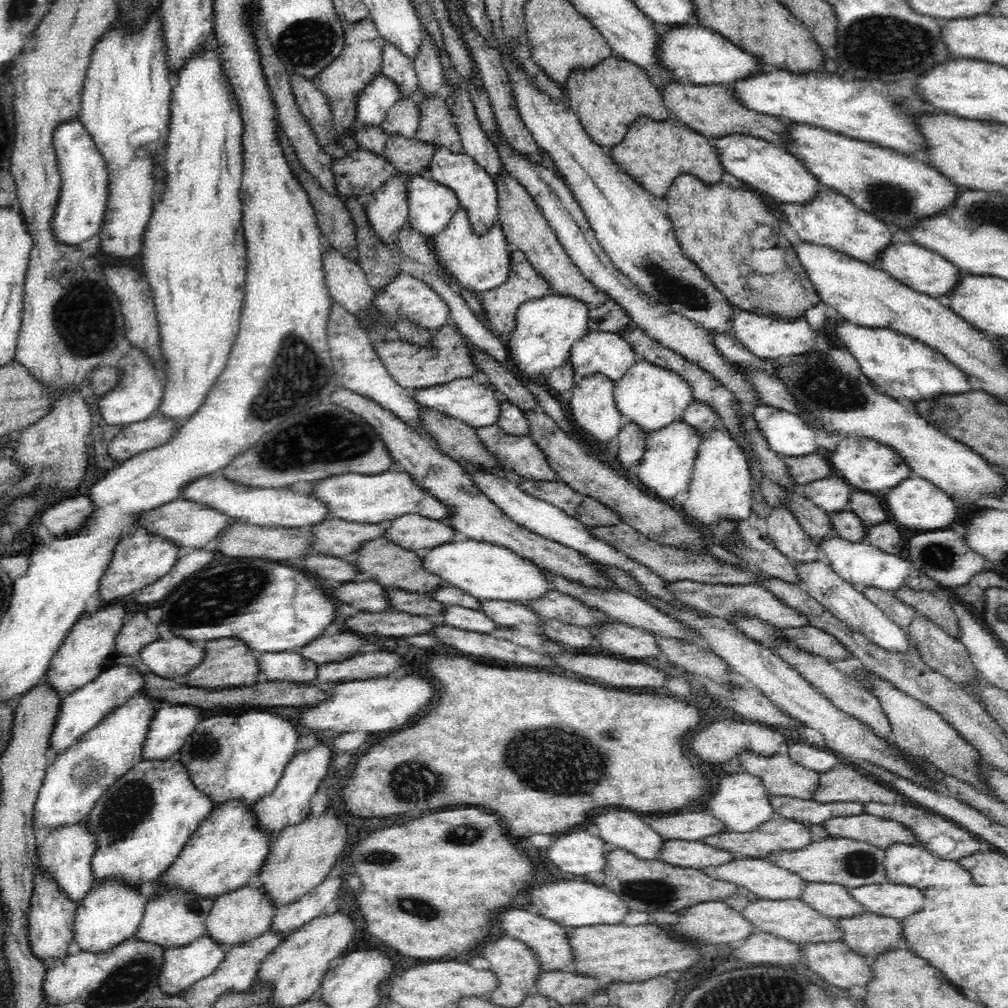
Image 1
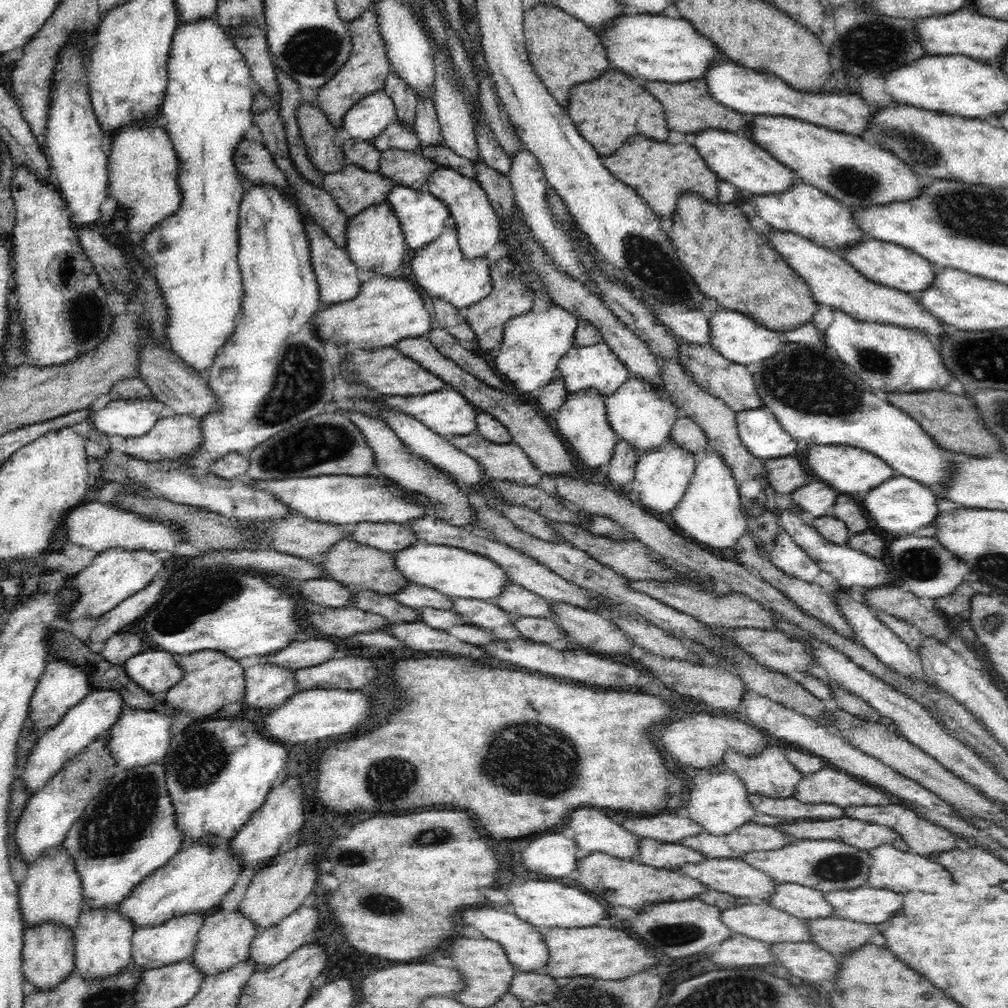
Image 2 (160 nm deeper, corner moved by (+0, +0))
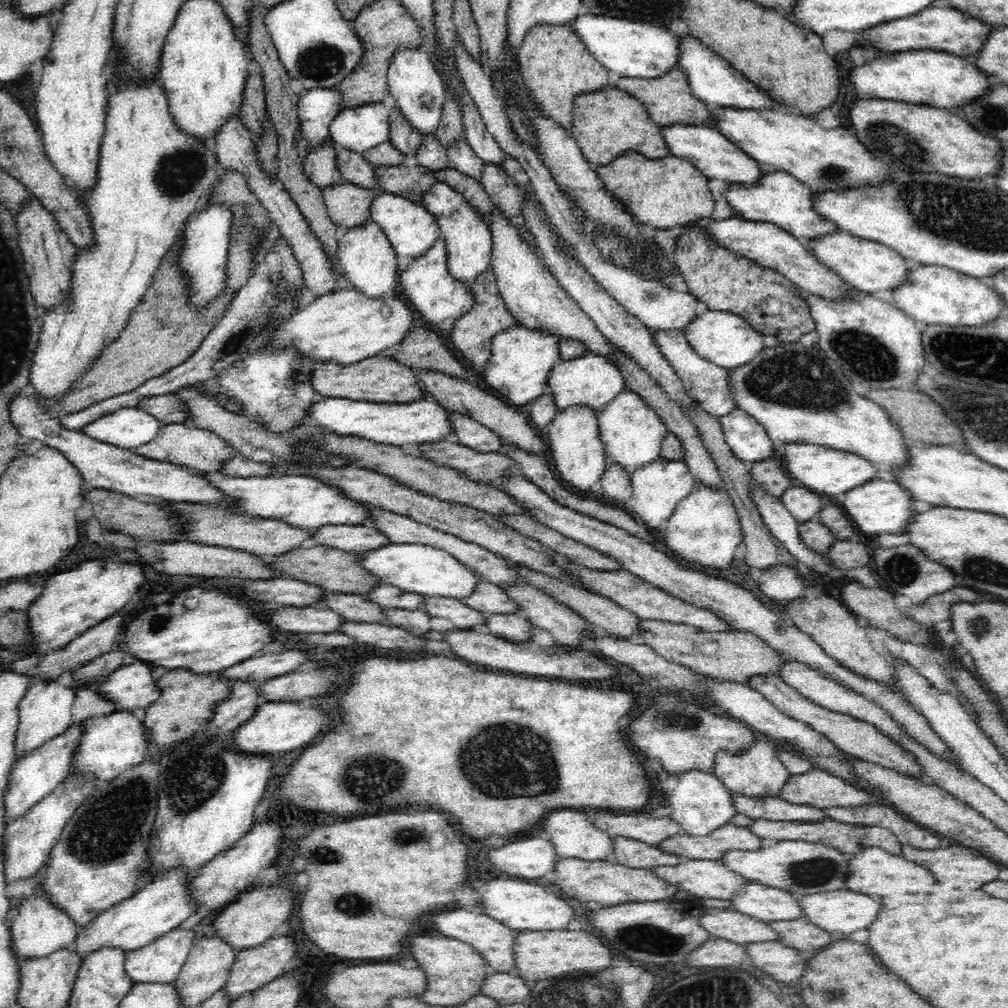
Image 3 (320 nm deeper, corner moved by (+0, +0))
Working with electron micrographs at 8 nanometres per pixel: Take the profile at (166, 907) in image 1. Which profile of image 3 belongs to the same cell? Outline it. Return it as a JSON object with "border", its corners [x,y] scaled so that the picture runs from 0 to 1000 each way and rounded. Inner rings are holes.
{"border":[[[178,920],[157,929],[149,937],[142,938],[141,940],[135,940],[125,946],[123,956],[125,966],[135,976],[143,976],[143,974],[165,976],[165,974],[174,973],[180,960],[186,954],[192,932],[192,924],[178,922]]]}

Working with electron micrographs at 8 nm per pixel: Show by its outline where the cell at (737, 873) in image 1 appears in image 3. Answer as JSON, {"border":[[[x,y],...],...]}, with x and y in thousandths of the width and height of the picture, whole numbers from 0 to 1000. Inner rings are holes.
{"border":[[[677,850],[673,858],[651,859],[646,864],[663,877],[689,887],[690,892],[725,892],[743,875],[738,869],[726,865],[714,853],[687,853]]]}

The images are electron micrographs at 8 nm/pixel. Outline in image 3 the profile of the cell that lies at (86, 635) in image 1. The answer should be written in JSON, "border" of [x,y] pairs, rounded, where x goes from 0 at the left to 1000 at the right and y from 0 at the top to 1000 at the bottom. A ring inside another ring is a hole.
{"border":[[[34,674],[34,679],[30,681],[21,697],[18,698],[19,717],[18,726],[16,726],[16,738],[14,738],[17,752],[26,750],[28,746],[40,742],[47,735],[65,726],[71,718],[71,700],[73,700],[74,694],[75,686],[69,684],[69,681],[62,681],[56,676]]]}

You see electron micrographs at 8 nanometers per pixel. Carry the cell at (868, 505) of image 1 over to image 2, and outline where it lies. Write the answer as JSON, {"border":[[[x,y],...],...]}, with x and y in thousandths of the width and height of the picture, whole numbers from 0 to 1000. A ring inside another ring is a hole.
{"border":[[[831,490],[823,510],[835,517],[844,531],[867,524],[852,494],[847,495],[839,490]]]}

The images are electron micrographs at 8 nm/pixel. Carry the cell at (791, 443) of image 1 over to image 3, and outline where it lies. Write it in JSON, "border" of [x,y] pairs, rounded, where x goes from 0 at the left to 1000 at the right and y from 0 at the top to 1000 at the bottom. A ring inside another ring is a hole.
{"border":[[[728,406],[726,409],[719,411],[713,415],[720,440],[732,456],[737,456],[741,460],[754,458],[766,454],[774,455],[774,440],[766,437],[761,431],[760,426],[752,421],[746,413],[742,413],[737,407]]]}

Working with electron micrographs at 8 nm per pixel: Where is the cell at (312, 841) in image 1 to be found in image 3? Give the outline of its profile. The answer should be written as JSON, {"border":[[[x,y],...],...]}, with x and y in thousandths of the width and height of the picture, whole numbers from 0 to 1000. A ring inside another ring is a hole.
{"border":[[[268,879],[268,881],[256,881],[254,883],[244,884],[234,892],[234,897],[227,896],[219,903],[213,911],[210,925],[215,925],[216,929],[222,929],[234,944],[242,940],[264,935],[274,925],[278,917],[286,914],[292,901],[292,887],[284,879]]]}

